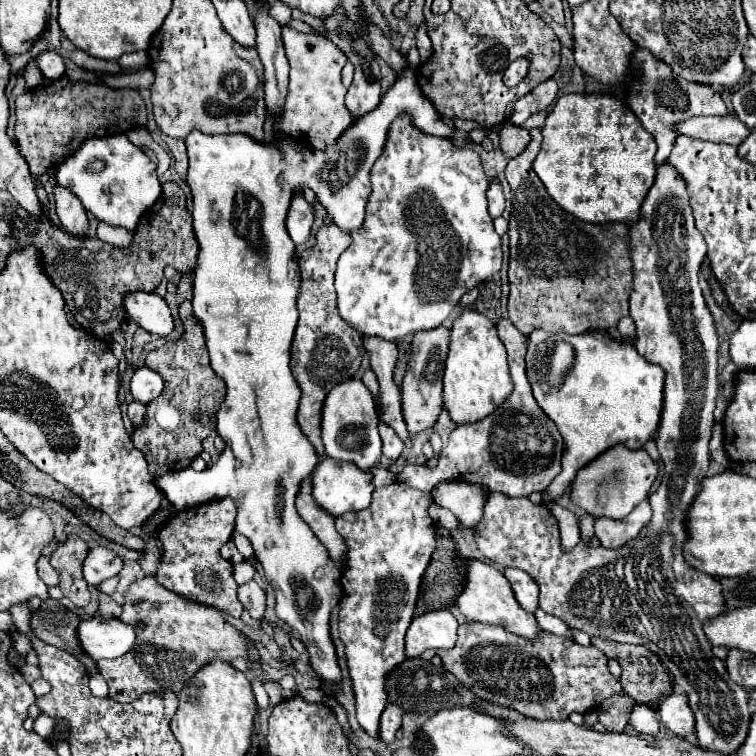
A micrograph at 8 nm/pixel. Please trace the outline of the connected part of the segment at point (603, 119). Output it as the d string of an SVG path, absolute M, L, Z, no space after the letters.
M567 94L561 96L551 114L541 128L543 142L541 150L533 162L533 170L539 180L545 184L547 194L569 214L579 220L591 224L607 224L607 222L627 222L635 224L639 220L641 204L653 186L653 178L657 174L653 156L657 144L653 136L643 130L639 118L631 112L627 104L613 96L597 96L597 94Z

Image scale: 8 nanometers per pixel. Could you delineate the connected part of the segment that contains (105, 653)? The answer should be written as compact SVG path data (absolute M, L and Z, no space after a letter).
M97 616L81 620L77 640L81 650L97 662L101 658L119 658L131 650L135 642L135 630L115 618L107 620Z

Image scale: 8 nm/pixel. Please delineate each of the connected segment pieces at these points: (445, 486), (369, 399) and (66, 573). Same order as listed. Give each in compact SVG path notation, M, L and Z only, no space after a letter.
M441 482L433 490L437 506L447 508L465 528L475 528L483 516L483 504L487 490L483 486L471 486L469 482Z
M347 380L335 386L321 410L321 440L325 446L325 454L337 462L351 460L361 470L373 468L381 458L381 438L379 438L379 414L375 406L375 398L365 388L361 380Z
M71 536L51 554L51 566L59 572L59 588L79 608L87 606L91 600L89 584L83 578L83 560L87 558L87 552L87 544L81 538Z

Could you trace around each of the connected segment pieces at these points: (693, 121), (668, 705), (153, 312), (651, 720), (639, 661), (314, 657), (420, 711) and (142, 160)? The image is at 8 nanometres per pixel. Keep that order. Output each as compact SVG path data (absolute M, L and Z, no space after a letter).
M733 114L727 118L713 118L713 116L701 116L701 118L687 118L675 122L675 132L691 136L695 140L707 140L707 142L727 142L731 146L739 146L743 138L747 138L749 128L739 122Z
M671 694L659 706L661 722L677 736L687 736L695 730L695 718L687 702L687 694Z
M131 292L125 298L125 312L127 318L137 322L145 332L155 334L155 336L169 336L175 328L173 324L173 316L171 310L167 306L167 302L157 296L157 294L149 294L149 292Z
M635 706L633 714L631 714L631 726L639 734L657 734L659 732L659 722L657 722L655 714L653 712L643 712L639 716L639 708L647 708L647 706Z
M591 638L591 642L607 658L617 660L621 664L621 670L623 670L623 674L621 674L623 690L629 696L633 696L637 702L655 702L659 696L671 694L671 678L669 678L667 668L647 648L643 648L643 646L631 646L631 644L617 644L617 642L603 642L599 638Z
M407 68L403 78L395 80L395 84L383 96L381 104L371 110L371 114L357 118L335 144L327 146L327 150L315 150L291 138L283 138L281 144L265 144L249 138L249 134L207 136L199 130L193 130L185 138L189 154L187 184L193 194L193 230L199 242L193 278L193 312L205 332L211 368L227 384L227 396L217 410L217 432L225 440L225 450L221 452L219 460L203 472L185 468L181 472L155 478L155 484L177 510L187 510L191 506L201 506L205 502L223 498L231 498L235 502L235 532L243 534L253 544L255 558L261 562L265 578L277 596L275 612L299 634L309 652L309 664L323 682L321 690L329 698L337 698L337 690L341 686L341 668L337 664L329 618L331 610L343 598L343 586L341 570L335 566L335 562L331 562L327 548L319 542L319 538L315 538L313 530L307 526L307 522L303 522L295 508L299 484L317 466L317 456L315 448L311 442L307 442L305 434L295 422L301 390L289 368L289 348L297 326L297 296L301 280L297 259L294 258L295 245L287 234L285 218L293 194L303 194L305 188L311 188L333 224L337 224L343 232L357 230L363 224L367 196L371 194L371 166L381 156L389 126L401 112L409 112L417 120L417 126L425 130L425 134L447 138L453 134L441 116L437 116L437 110L429 98L423 96L417 82L417 72Z
M409 658L403 664L397 666L397 670L391 672L391 680L387 682L389 690L389 702L403 706L407 714L427 718L437 714L443 708L455 708L455 706L469 706L475 696L461 684L455 682L455 676L449 674L443 666L435 666L433 662L421 660L421 658Z
M121 134L83 142L75 154L59 164L55 180L61 186L69 186L79 196L85 210L91 212L97 220L135 230L143 212L149 210L161 196L161 184L153 172L155 164L147 158L147 154L131 144L125 134Z

